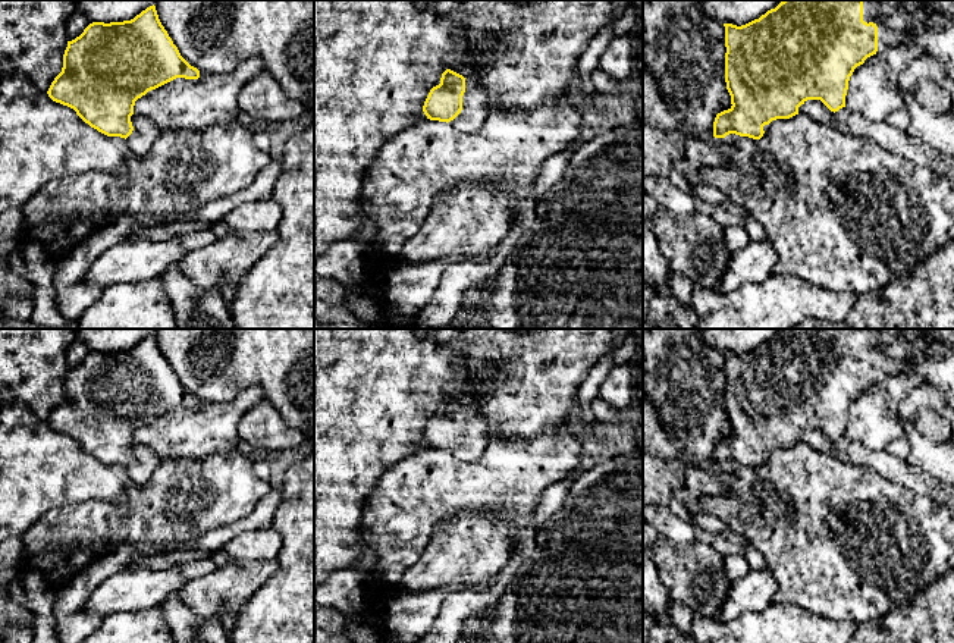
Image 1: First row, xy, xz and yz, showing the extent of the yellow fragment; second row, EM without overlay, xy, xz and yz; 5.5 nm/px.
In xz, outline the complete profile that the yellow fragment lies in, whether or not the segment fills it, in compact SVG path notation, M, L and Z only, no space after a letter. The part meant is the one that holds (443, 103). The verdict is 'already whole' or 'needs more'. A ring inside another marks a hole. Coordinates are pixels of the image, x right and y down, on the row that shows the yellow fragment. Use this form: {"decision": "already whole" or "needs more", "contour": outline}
{"decision": "needs more", "contour": "M446 69L440 84L433 87L424 101L423 112L430 120L461 126L465 132L478 131L487 115L484 91L471 78Z"}

